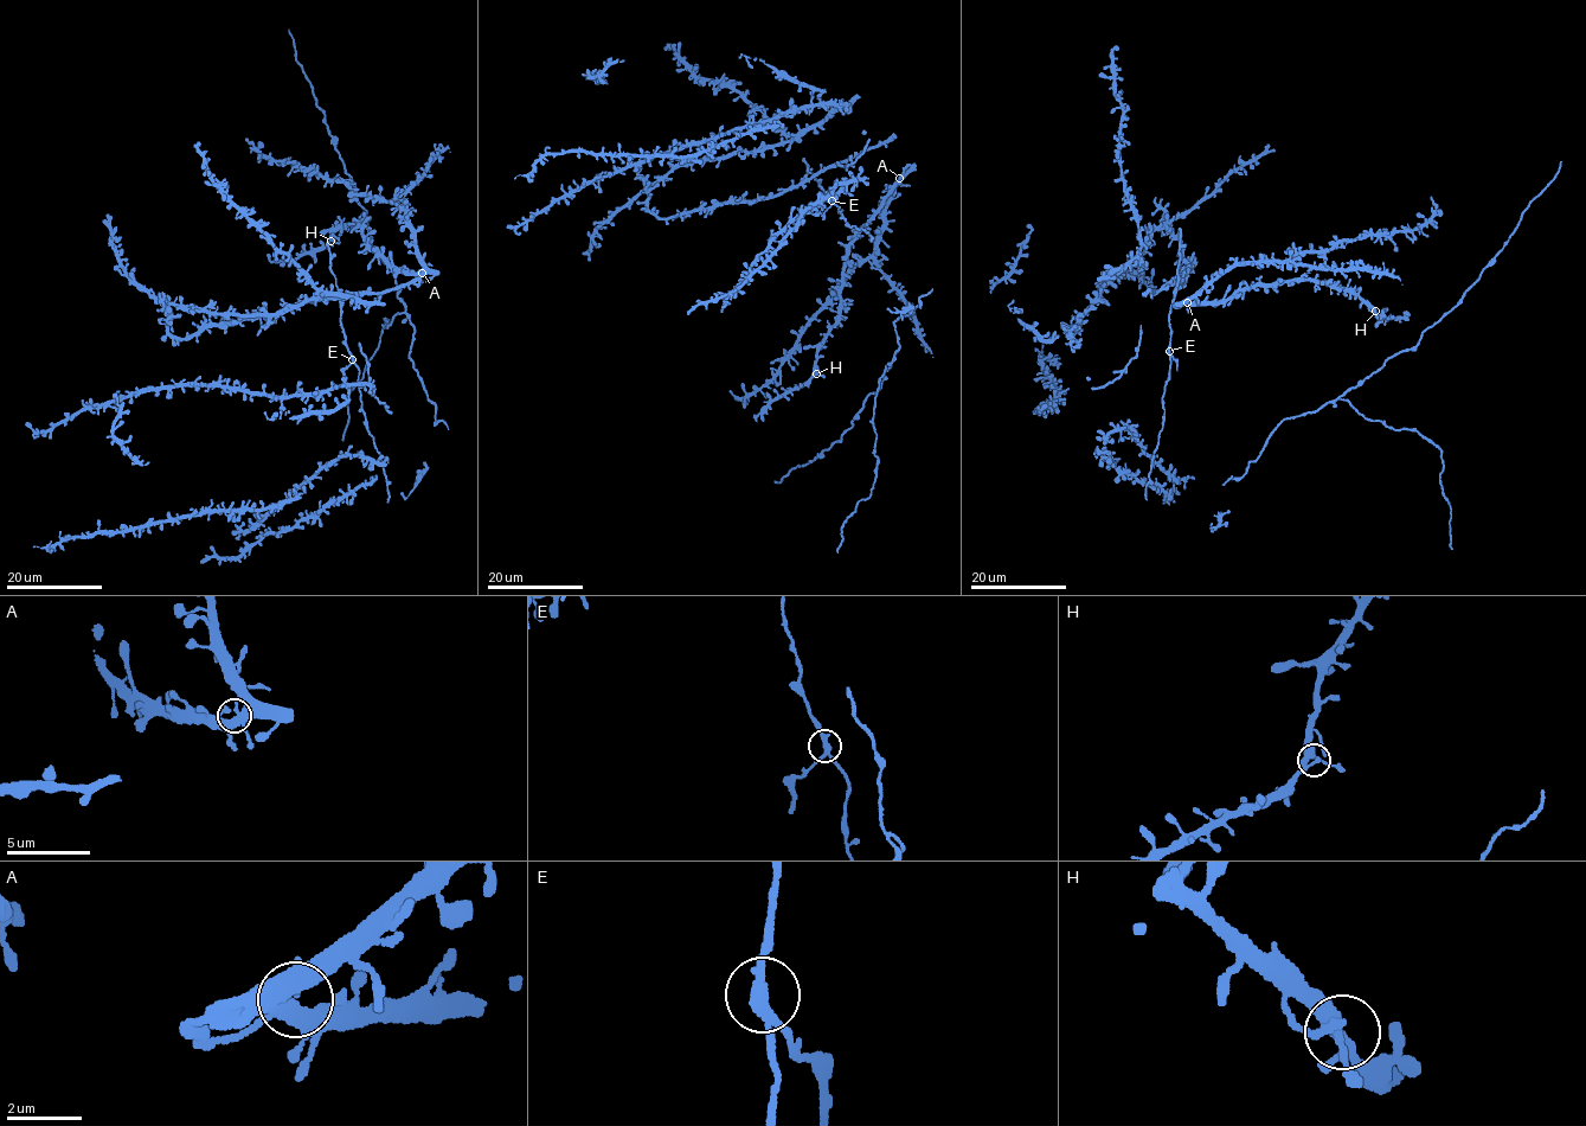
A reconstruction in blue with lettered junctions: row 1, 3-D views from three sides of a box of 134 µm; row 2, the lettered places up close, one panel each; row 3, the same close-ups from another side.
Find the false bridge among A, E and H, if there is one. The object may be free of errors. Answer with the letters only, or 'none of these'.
E

